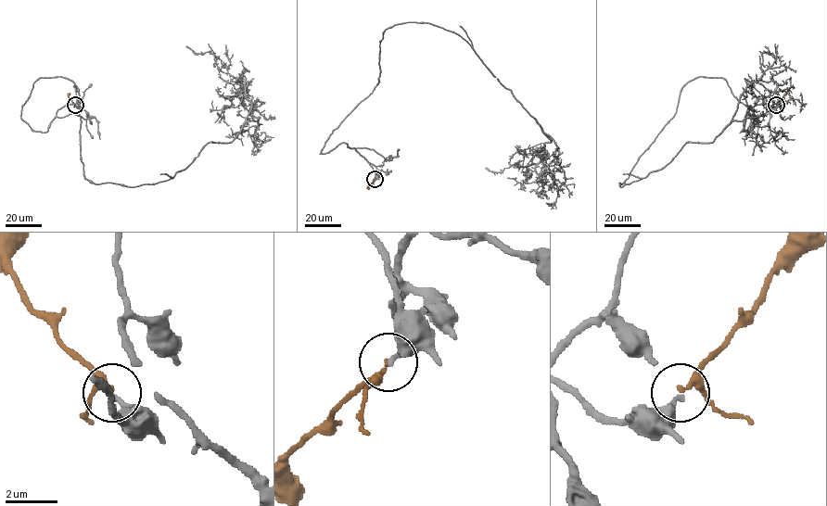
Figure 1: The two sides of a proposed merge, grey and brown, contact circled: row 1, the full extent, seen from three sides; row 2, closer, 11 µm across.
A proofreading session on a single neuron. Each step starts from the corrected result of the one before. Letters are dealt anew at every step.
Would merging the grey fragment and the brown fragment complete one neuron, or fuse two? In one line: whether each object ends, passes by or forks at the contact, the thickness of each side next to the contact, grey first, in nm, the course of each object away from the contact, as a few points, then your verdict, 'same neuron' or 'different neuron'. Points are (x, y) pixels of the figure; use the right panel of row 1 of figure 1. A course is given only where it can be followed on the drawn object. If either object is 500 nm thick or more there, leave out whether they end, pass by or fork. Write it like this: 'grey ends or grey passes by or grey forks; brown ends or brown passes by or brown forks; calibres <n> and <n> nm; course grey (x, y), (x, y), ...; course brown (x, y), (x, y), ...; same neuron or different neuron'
grey ends; brown passes by; calibres 240 and 170 nm; course grey (776, 106), (740, 132), (750, 113), (723, 78), (691, 80), (619, 185), (711, 143), (765, 46); course brown (776, 105), (786, 94); same neuron

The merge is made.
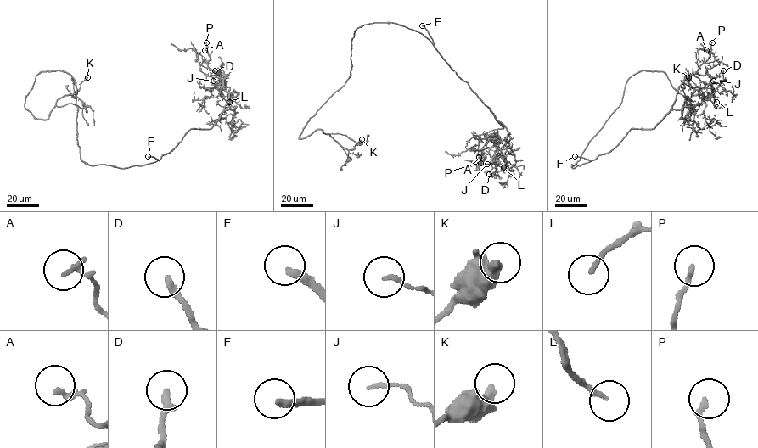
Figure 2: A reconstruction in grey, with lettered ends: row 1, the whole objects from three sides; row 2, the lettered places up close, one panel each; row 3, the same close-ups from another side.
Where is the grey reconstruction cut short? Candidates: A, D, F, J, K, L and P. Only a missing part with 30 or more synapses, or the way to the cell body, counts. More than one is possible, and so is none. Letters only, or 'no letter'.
F, L

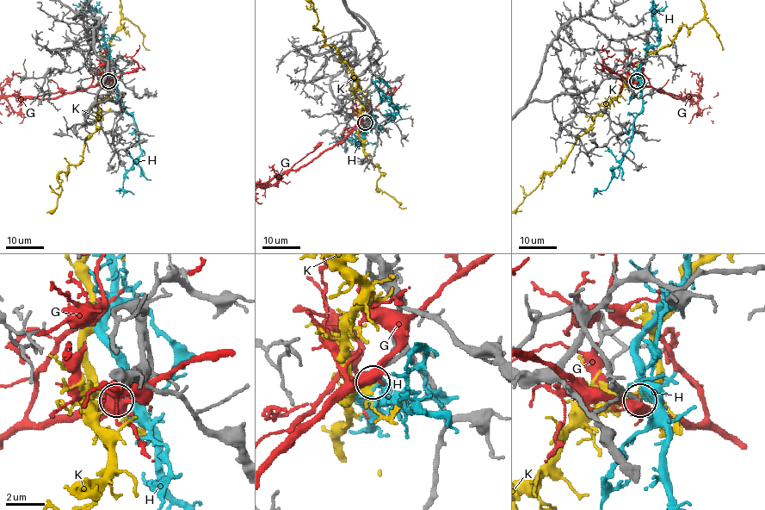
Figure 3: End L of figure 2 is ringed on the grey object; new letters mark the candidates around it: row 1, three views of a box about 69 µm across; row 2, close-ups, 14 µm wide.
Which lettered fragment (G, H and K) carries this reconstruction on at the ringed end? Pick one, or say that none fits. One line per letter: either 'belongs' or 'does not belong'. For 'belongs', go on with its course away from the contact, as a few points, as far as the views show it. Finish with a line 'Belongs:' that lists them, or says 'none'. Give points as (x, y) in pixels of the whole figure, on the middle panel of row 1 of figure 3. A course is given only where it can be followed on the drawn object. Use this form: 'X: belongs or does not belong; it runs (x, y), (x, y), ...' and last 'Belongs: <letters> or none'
G: does not belong
H: does not belong
K: does not belong
Belongs: none

